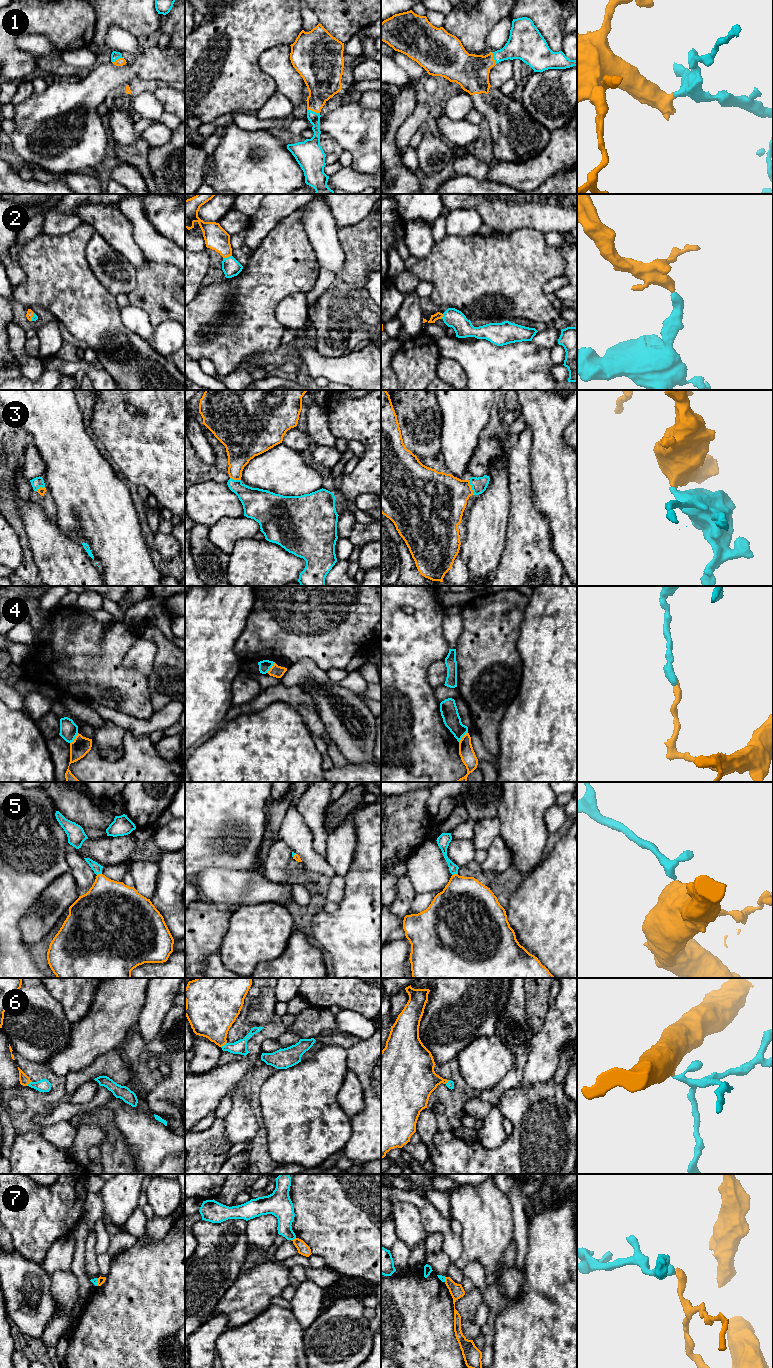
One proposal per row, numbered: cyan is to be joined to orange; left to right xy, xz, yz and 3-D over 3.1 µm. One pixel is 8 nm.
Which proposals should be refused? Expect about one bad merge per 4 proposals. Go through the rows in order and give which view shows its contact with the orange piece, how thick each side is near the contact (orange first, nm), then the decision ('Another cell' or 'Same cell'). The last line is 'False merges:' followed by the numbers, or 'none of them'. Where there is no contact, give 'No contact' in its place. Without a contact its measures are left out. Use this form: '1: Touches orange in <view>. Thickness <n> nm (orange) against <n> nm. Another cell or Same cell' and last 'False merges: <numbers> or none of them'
1: Touches orange in xz. Thickness 280 nm (orange) against 90 nm. Same cell
2: Touches orange in xz. Thickness 190 nm (orange) against 150 nm. Same cell
3: Touches orange in yz. Thickness 400 nm (orange) against 120 nm. Same cell
4: Touches orange in xy. Thickness 150 nm (orange) against 140 nm. Another cell
5: Touches orange in yz. Thickness 420 nm (orange) against 80 nm. Same cell
6: Touches orange in xz. Thickness 340 nm (orange) against 110 nm. Same cell
7: Touches orange in xz. Thickness 90 nm (orange) against 160 nm. Another cell
False merges: 4, 7

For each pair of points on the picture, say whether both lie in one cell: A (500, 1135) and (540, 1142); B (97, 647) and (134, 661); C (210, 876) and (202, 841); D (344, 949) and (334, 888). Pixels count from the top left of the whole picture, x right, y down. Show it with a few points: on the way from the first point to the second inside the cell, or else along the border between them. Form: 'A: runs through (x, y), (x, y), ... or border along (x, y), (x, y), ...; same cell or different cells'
A: border along (507, 1135), (495, 1148); different cells
B: border along (138, 638), (126, 654), (123, 667), (142, 674); different cells
C: border along (231, 869), (205, 868), (195, 875); different cells
D: border along (345, 879), (344, 896), (339, 903); different cells

